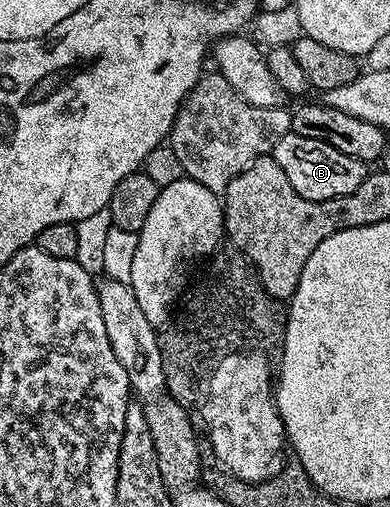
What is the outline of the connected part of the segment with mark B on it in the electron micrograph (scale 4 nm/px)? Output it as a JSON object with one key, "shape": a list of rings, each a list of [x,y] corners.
{"shape":[[[289,132],[276,142],[273,150],[274,161],[284,170],[288,182],[300,194],[309,200],[327,200],[328,198],[340,198],[344,194],[352,194],[360,182],[368,174],[365,163],[348,154],[340,154],[336,146],[328,146],[328,142],[315,142],[313,138],[300,138],[300,134]]]}

